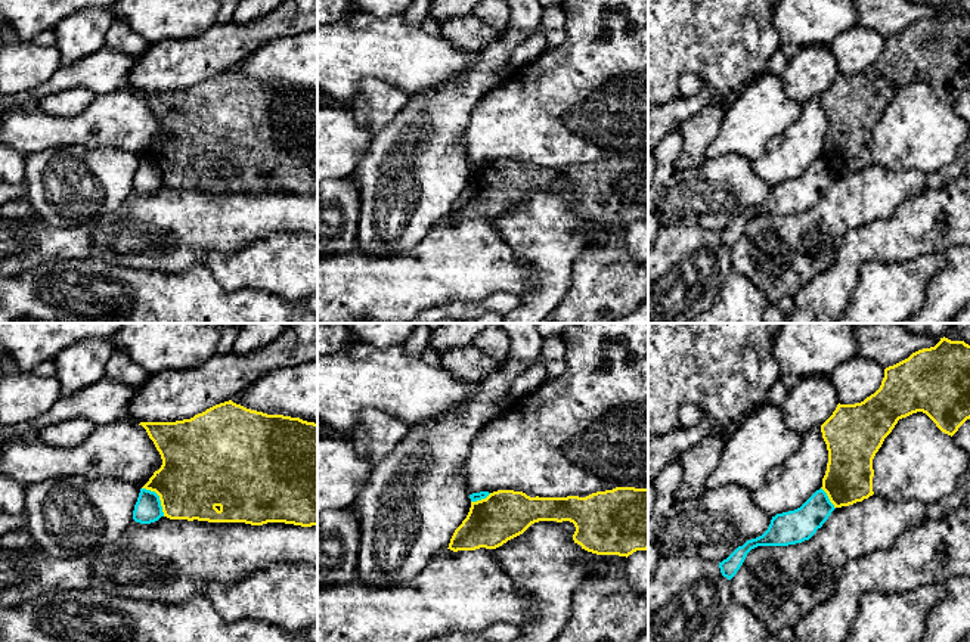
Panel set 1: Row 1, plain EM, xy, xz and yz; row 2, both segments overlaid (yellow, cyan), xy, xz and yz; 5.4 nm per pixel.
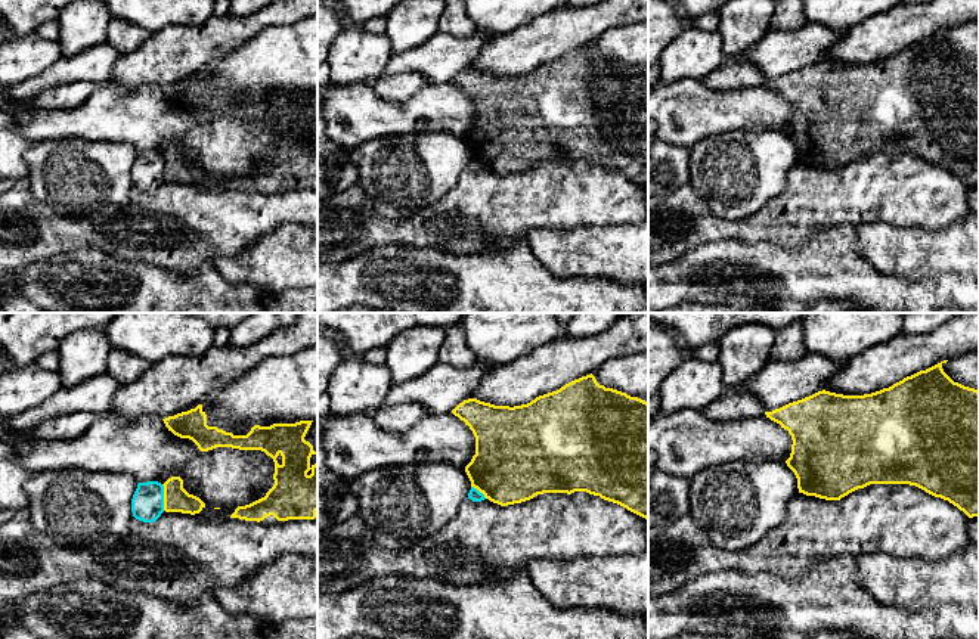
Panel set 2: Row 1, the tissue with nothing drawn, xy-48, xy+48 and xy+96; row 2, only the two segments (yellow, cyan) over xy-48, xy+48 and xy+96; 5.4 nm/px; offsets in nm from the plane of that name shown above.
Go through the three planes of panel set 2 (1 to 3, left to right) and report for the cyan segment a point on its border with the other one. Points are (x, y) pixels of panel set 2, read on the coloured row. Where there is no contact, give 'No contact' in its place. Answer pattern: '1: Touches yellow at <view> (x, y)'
1: Touches yellow at xy-48 (164, 498)
2: Touches yellow at xy+48 (479, 490)
3: No contact

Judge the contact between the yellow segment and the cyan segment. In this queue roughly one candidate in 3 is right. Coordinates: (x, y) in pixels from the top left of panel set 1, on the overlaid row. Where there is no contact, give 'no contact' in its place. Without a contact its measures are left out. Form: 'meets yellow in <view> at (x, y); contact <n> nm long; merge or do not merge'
meets yellow in xy at (160, 498); contact 200 nm long; do not merge

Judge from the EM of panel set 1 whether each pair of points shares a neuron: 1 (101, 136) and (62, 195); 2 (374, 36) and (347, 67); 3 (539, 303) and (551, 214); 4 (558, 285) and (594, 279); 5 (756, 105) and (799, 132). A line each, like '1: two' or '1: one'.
1: two
2: one
3: one
4: two
5: two

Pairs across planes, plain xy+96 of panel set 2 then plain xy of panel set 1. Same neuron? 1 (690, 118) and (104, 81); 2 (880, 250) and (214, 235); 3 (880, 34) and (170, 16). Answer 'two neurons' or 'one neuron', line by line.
1: two neurons
2: two neurons
3: two neurons

